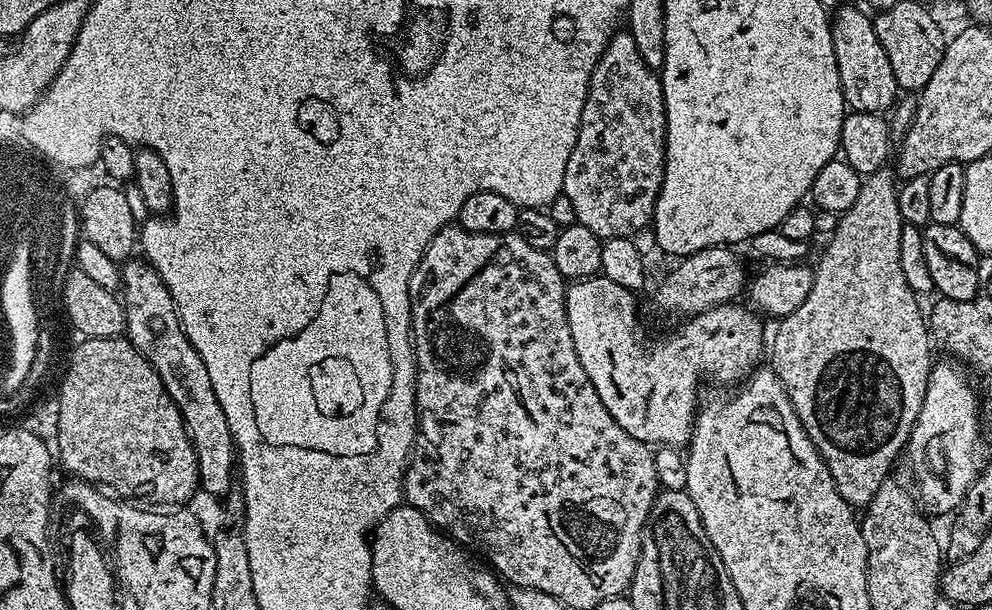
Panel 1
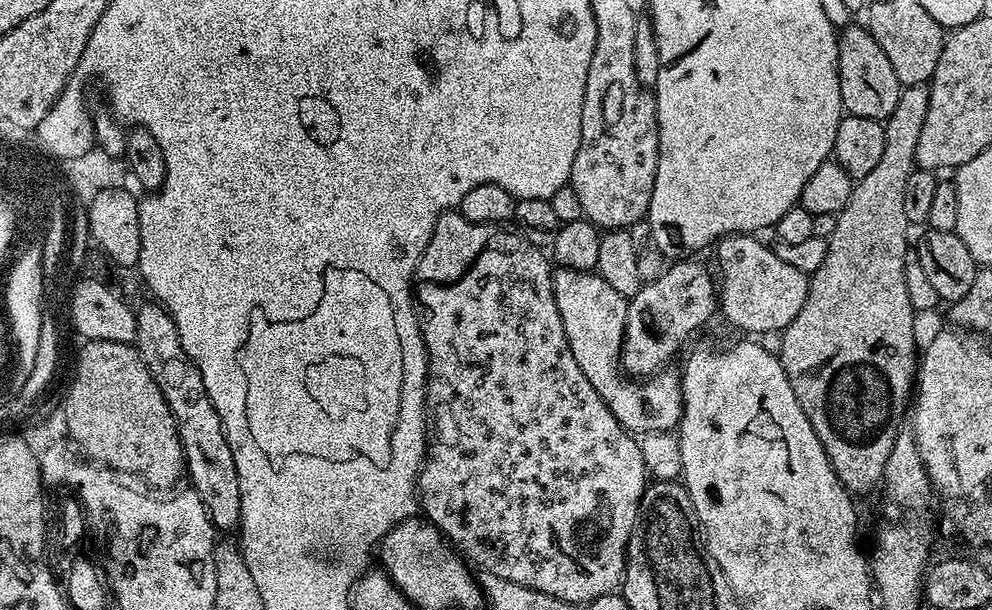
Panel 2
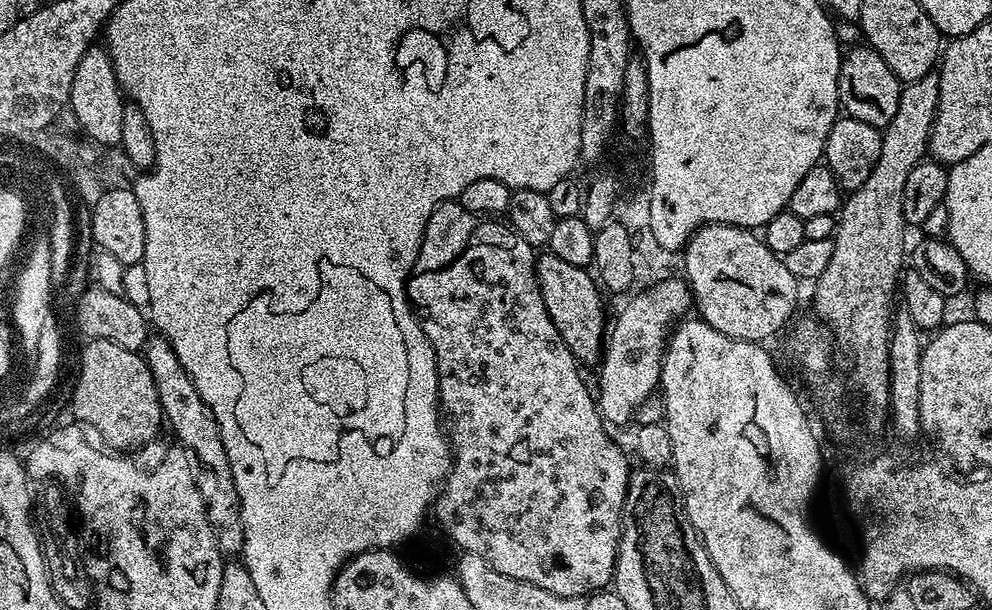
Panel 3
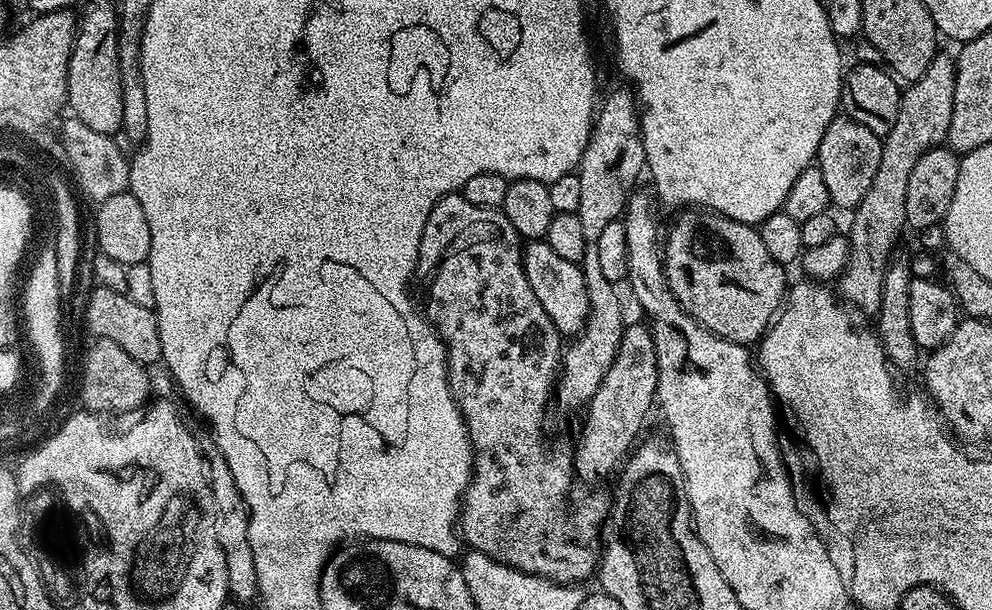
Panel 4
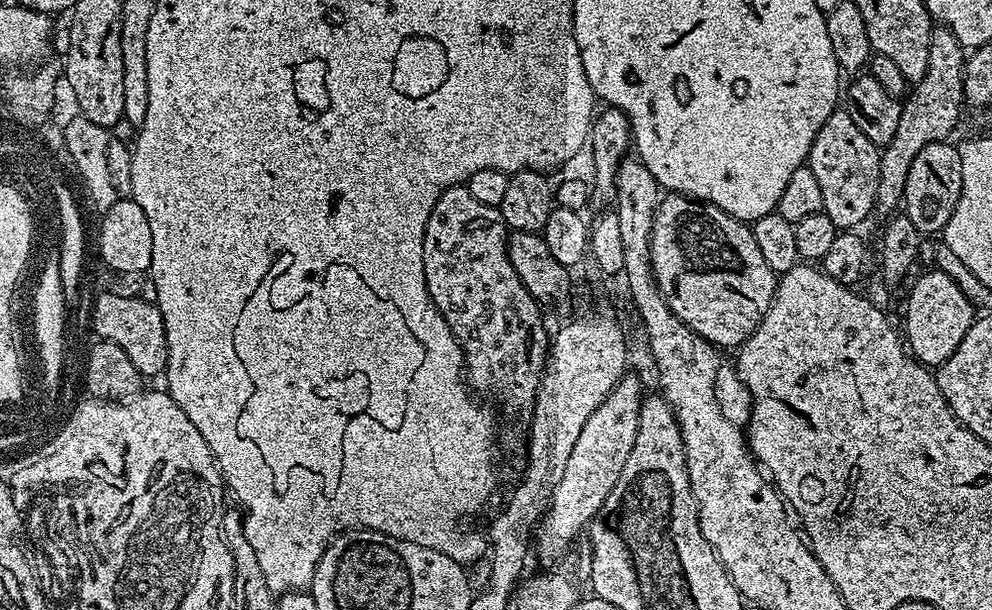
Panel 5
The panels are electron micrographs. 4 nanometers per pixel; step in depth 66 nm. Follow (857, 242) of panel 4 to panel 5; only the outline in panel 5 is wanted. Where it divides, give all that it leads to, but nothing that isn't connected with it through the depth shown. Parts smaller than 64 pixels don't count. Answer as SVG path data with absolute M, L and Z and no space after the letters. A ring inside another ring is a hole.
M933 27L930 38L930 62L926 62L926 74L911 85L912 93L903 97L898 118L898 130L894 138L883 145L880 153L880 173L878 174L878 194L875 211L892 214L901 207L906 190L906 174L914 158L926 146L939 140L947 141L948 136L960 124L960 115L966 109L964 98L964 66L966 49L960 45L958 38L949 28Z

